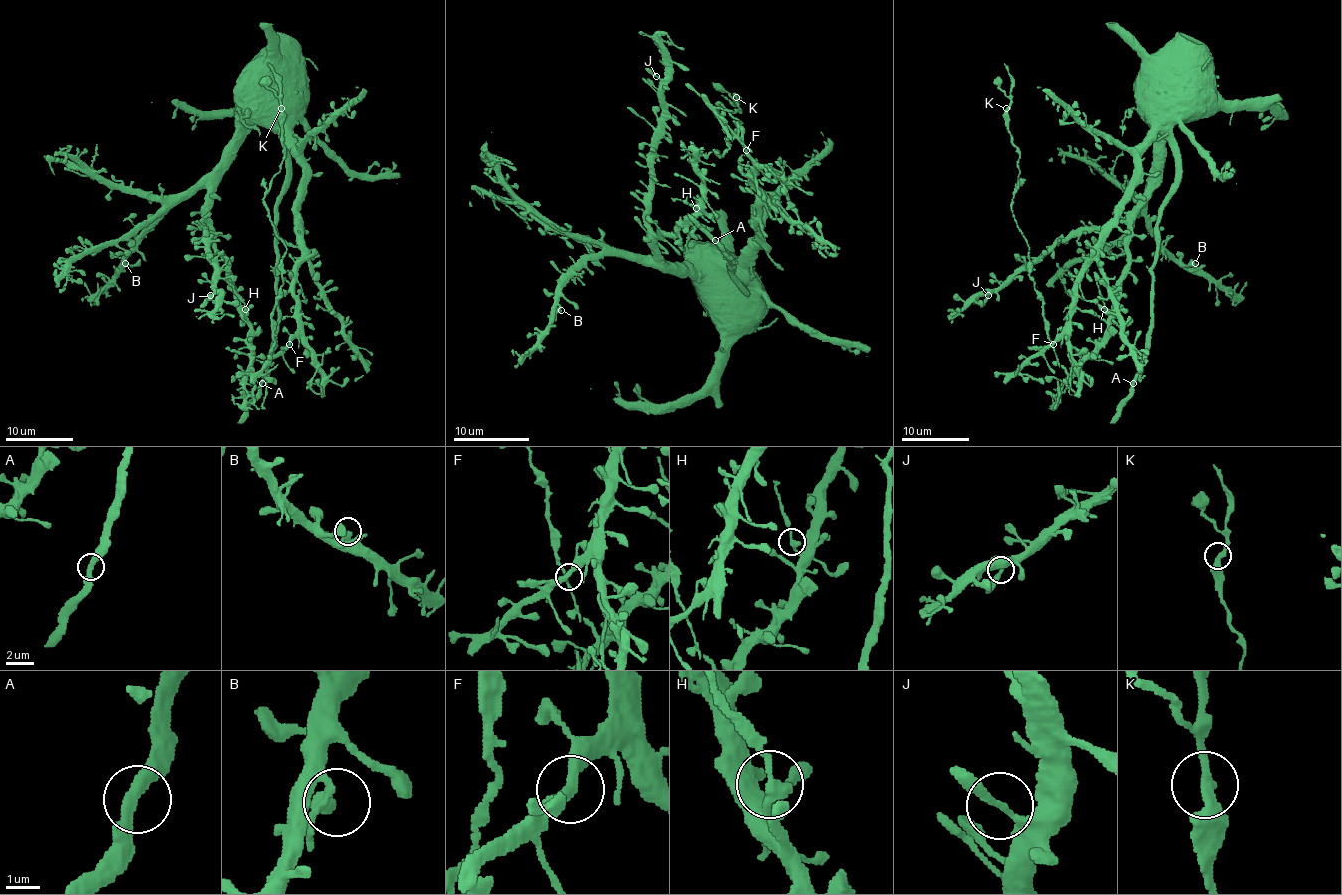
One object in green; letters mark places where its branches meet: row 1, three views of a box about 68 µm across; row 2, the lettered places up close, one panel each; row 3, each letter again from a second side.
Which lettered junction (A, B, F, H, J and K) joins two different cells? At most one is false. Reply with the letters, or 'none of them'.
H

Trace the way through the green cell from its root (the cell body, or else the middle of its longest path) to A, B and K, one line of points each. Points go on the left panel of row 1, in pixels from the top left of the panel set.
A: (279, 61), (277, 108), (287, 125), (286, 193), (276, 225), (276, 350), (262, 383)
B: (279, 61), (260, 83), (259, 105), (242, 127), (238, 144), (144, 235), (125, 263)
K: (279, 61), (265, 115), (303, 166), (286, 346), (272, 319), (286, 245), (264, 203), (281, 108)

